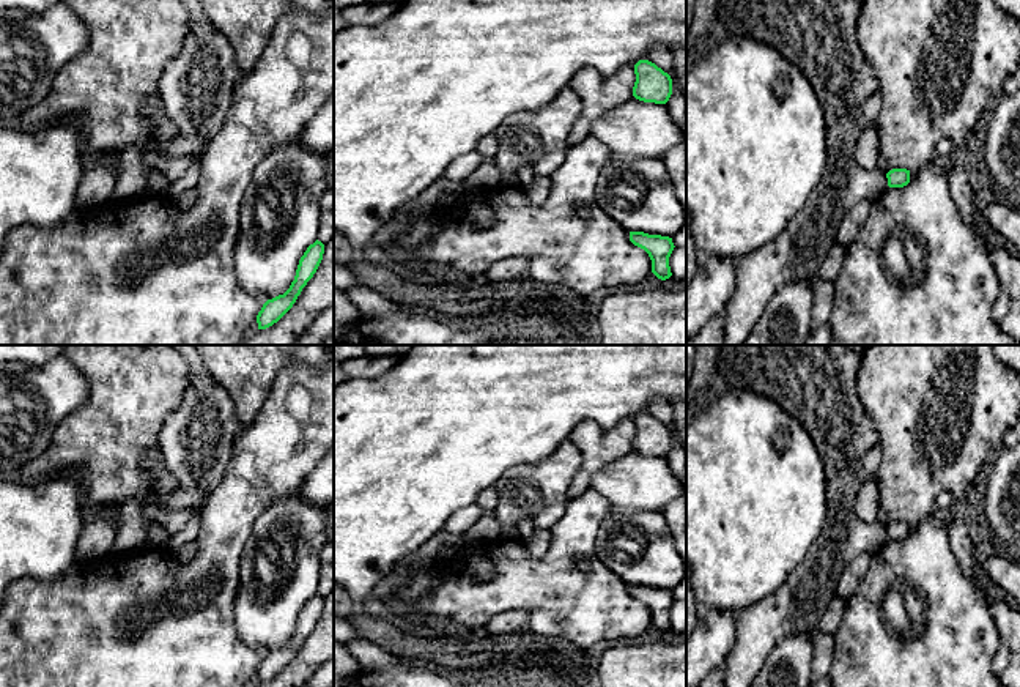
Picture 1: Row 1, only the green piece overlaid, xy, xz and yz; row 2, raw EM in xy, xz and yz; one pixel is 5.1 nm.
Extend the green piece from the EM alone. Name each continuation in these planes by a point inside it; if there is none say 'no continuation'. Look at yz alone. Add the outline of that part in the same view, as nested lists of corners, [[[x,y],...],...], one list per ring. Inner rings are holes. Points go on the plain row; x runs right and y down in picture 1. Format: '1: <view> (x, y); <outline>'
no continuation

